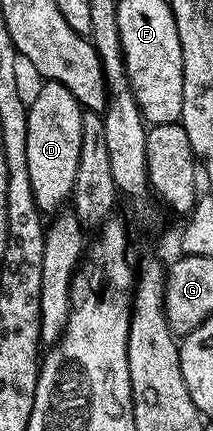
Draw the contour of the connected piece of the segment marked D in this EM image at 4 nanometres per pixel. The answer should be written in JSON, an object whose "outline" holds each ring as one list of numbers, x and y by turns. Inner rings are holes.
{"outline":[[46,80,43,88,29,101,28,114,28,182,32,182,32,198,36,198,38,211,43,214,54,214,63,207,62,204,71,199,76,182,76,166,80,166,80,126,82,125,83,107,78,99,68,90,68,86,60,86,60,82]]}

